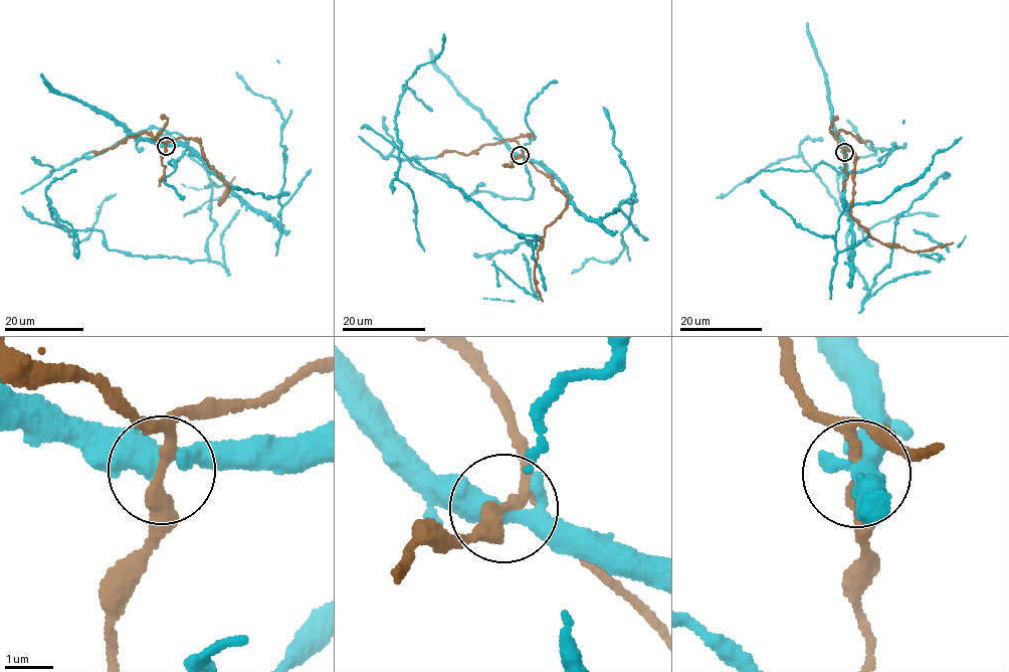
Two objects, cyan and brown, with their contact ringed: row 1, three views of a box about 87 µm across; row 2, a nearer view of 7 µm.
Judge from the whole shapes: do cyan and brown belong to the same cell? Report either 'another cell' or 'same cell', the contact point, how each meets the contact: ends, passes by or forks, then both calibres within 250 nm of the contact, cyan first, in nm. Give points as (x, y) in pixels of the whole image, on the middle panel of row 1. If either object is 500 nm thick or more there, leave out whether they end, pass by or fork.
same cell; at (520, 155); cyan forks there; brown passes by; 360 nm thick on the cyan side, 280 nm on the other

